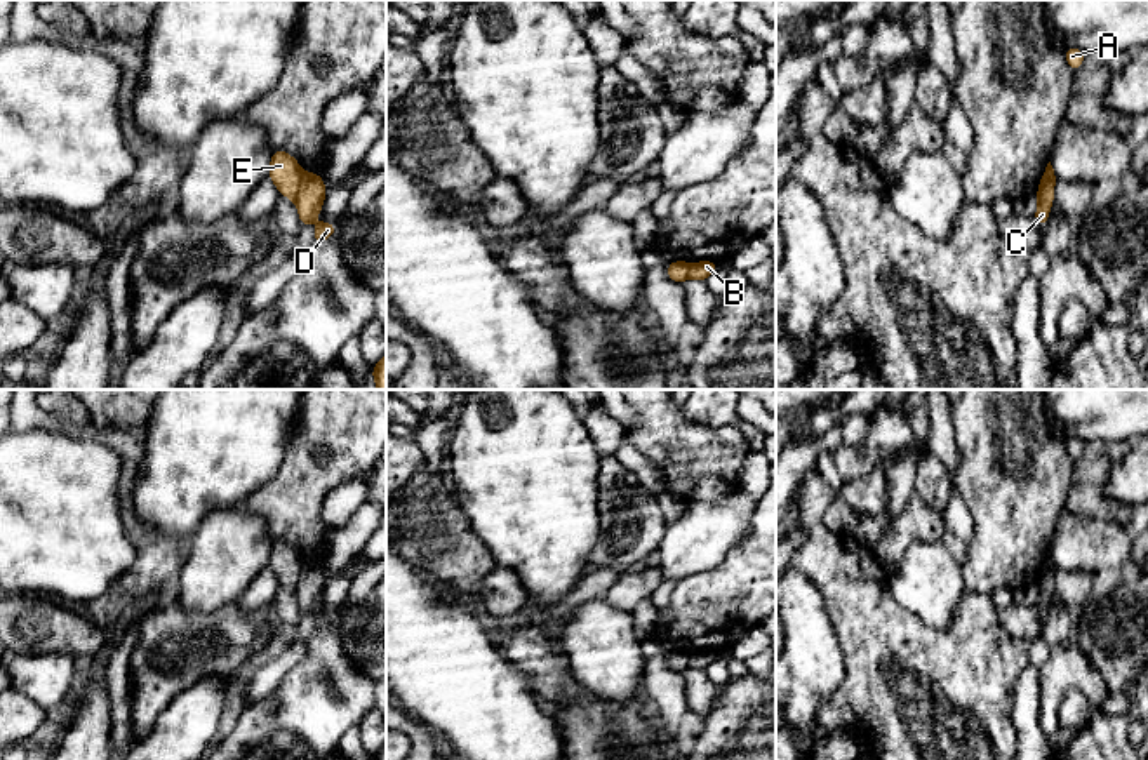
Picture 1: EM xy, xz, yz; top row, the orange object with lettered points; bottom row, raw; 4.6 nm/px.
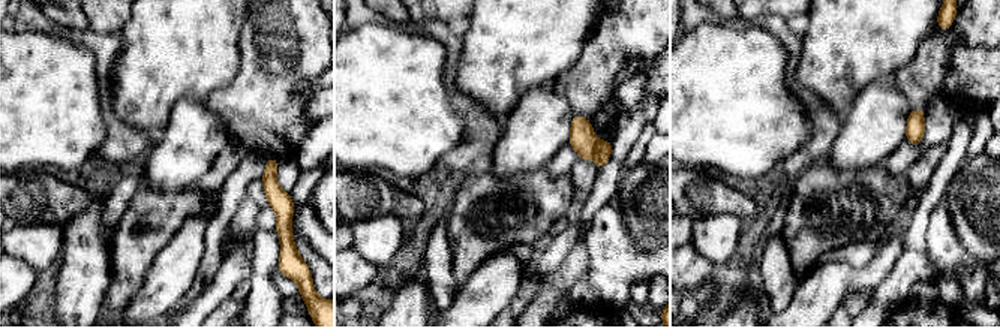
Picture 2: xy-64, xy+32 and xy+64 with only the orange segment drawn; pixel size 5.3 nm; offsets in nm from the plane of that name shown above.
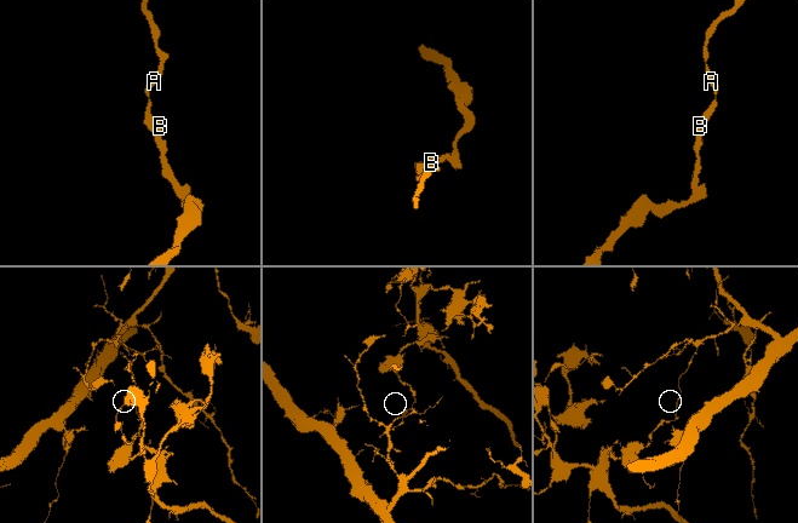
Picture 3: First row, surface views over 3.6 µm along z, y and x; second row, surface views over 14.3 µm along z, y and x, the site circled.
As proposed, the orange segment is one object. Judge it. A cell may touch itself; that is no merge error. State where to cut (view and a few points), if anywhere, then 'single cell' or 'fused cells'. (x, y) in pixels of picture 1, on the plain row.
cut xy (303, 562), (293, 588); fused cells

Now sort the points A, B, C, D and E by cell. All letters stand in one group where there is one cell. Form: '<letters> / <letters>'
A E / B C D

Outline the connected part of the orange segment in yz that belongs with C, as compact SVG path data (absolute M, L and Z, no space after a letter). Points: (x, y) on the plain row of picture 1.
M1049 569L1045 572L1040 572L1040 576L1037 577L1037 584L1038 584L1038 595L1033 609L1040 617L1044 617L1054 588L1054 570Z

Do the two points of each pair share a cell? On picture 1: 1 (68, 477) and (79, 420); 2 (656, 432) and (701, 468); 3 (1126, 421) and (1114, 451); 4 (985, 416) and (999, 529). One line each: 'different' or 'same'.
1: different
2: same
3: different
4: same

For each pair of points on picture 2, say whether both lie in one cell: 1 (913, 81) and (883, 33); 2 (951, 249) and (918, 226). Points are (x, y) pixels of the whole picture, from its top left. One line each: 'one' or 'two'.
1: two
2: two

